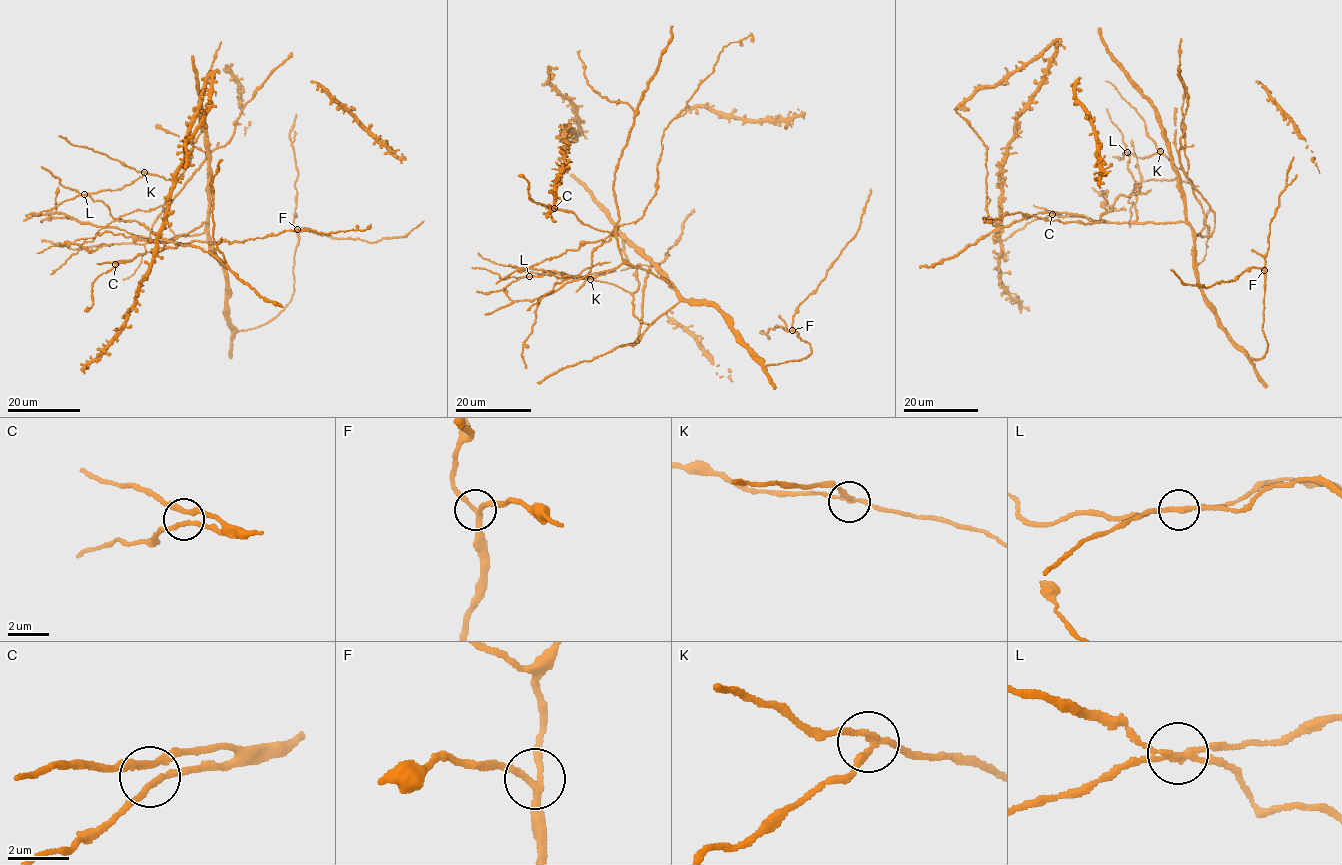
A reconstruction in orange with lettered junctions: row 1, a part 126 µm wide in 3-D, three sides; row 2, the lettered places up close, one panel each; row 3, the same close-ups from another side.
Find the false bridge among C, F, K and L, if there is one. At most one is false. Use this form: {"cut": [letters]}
{"cut": ["L"]}

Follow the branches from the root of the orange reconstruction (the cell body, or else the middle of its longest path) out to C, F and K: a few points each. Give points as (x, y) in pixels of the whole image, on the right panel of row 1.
C: (1087, 219), (1052, 214)
F: (1087, 219), (1185, 222), (1204, 300), (1252, 361), (1268, 346), (1264, 270)
K: (1087, 219), (1142, 224), (1186, 222), (1195, 236), (1200, 233), (1205, 225), (1204, 212), (1192, 182), (1160, 151)

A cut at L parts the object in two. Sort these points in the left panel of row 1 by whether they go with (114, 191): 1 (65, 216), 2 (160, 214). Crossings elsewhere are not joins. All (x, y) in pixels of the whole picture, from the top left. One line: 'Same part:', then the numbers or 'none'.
Same part: 1, 2

